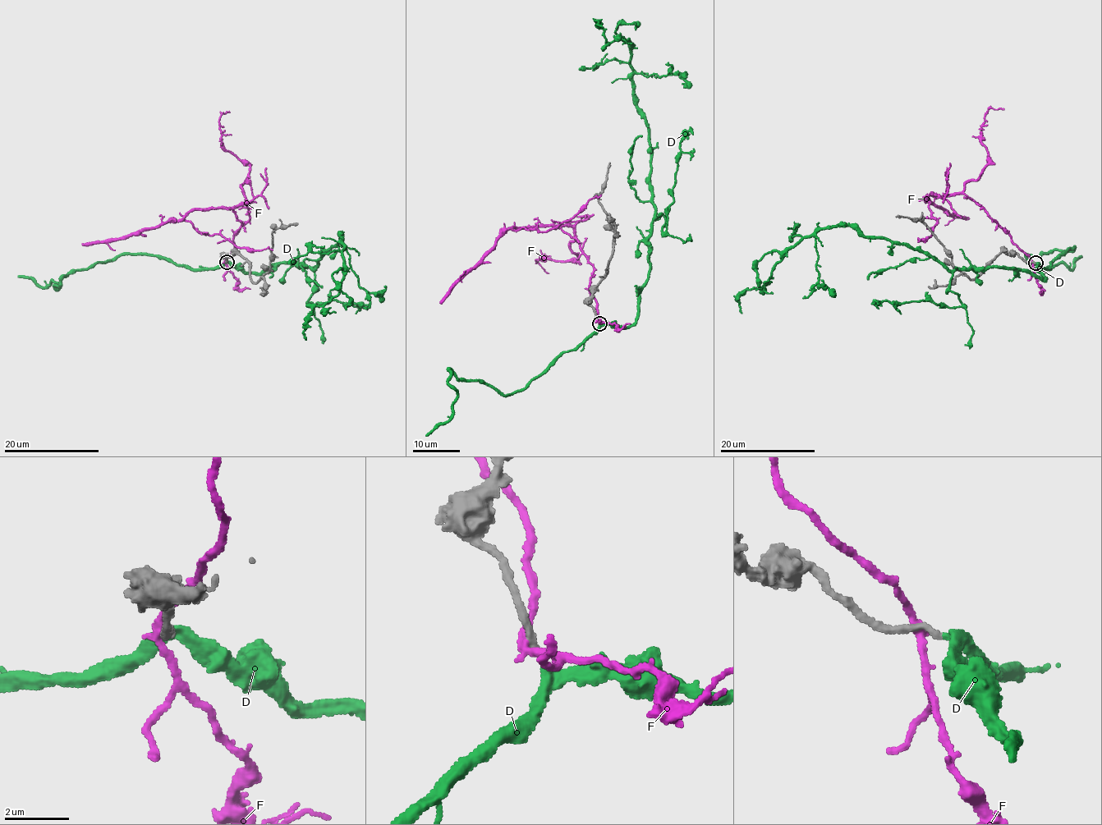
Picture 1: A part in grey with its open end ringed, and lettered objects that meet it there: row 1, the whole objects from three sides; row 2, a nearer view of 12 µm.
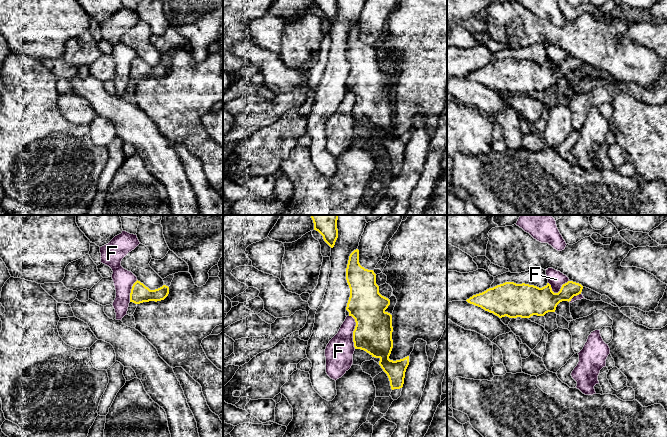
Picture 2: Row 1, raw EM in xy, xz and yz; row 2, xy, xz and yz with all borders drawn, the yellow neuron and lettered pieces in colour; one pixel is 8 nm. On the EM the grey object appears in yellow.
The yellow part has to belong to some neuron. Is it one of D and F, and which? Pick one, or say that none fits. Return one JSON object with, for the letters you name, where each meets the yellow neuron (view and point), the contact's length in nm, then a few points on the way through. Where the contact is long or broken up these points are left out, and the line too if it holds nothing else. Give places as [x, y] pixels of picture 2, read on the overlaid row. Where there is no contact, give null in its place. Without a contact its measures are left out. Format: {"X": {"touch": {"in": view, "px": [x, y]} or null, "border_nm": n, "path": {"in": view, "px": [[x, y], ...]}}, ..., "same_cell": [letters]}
{"D": {"touch": null}, "same_cell": ["D"]}

